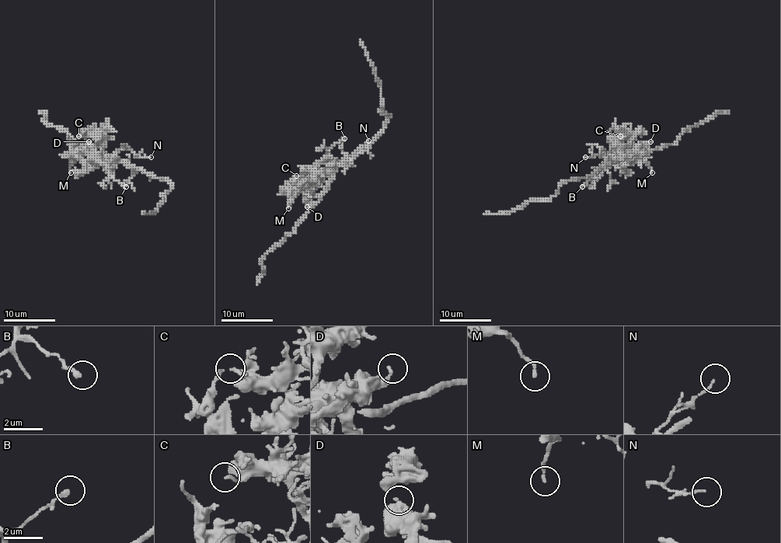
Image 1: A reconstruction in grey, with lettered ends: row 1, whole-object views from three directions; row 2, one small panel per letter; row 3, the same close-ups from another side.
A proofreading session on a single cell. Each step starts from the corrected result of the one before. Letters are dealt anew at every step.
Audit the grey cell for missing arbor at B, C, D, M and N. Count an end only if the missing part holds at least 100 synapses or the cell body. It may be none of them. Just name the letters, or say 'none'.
none

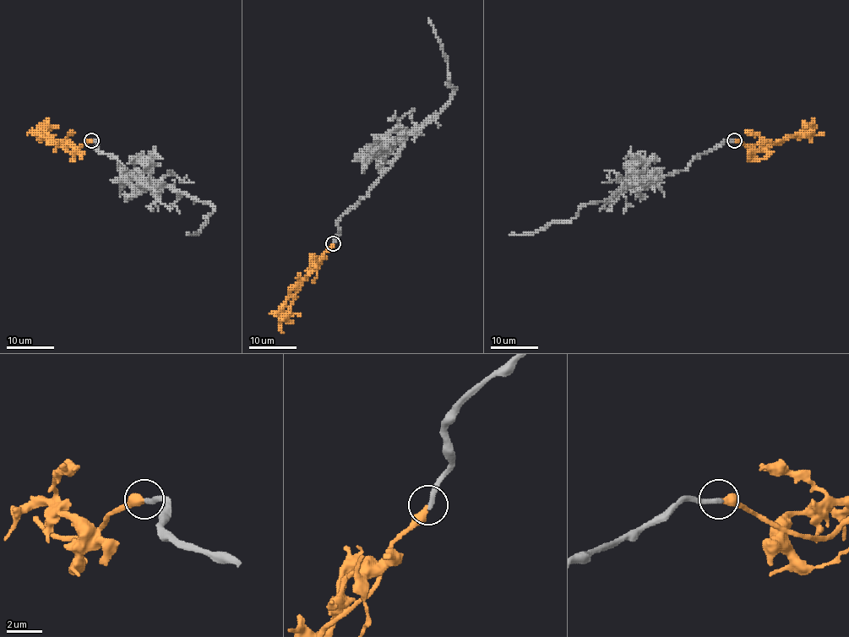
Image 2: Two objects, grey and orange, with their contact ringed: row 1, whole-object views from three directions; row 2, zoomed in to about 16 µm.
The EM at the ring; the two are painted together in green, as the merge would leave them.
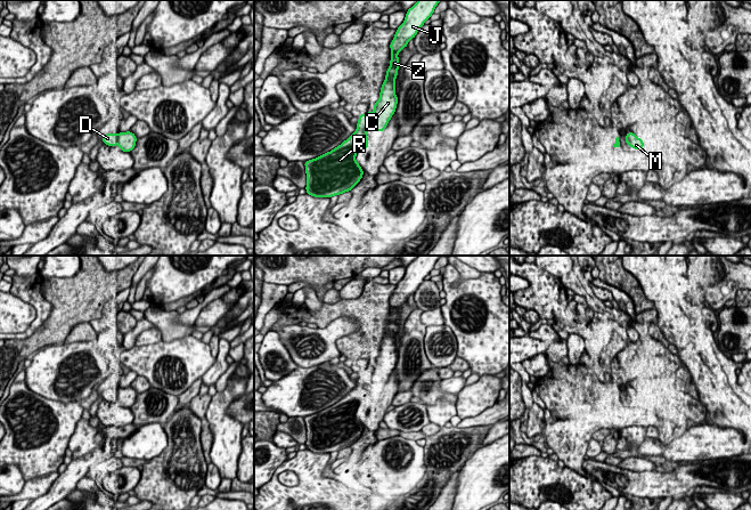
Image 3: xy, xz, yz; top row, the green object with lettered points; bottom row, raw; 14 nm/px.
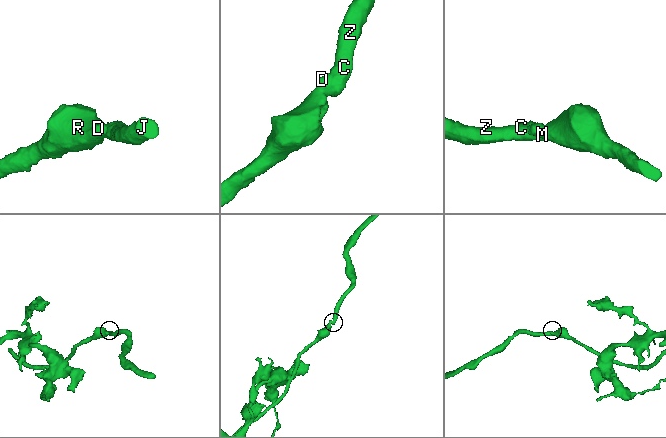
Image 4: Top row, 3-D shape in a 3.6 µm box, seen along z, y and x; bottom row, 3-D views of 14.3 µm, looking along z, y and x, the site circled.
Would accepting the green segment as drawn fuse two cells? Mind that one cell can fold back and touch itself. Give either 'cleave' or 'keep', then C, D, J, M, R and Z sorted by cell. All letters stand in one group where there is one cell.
keep; C D J M R Z

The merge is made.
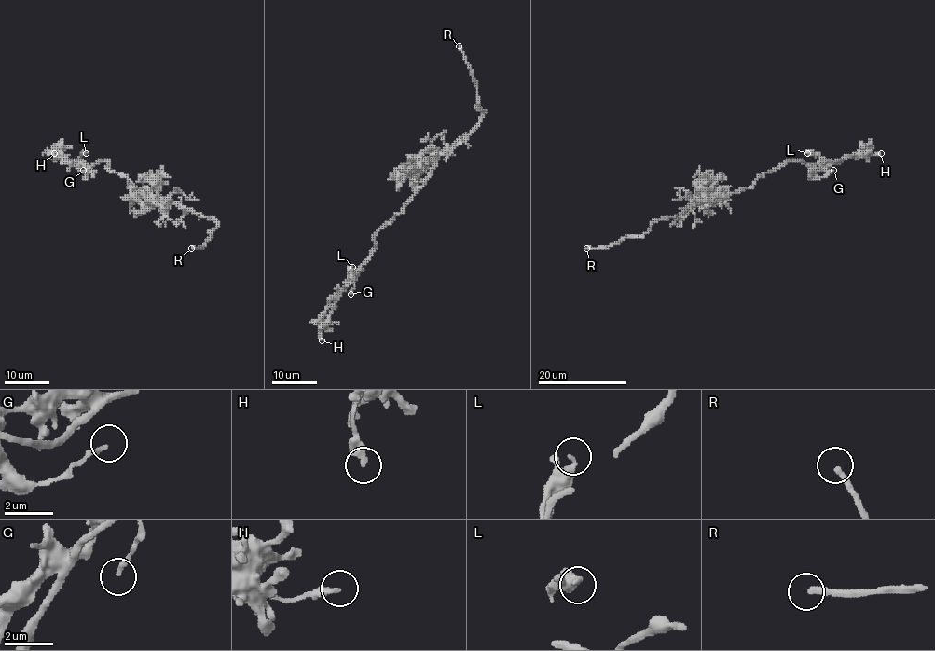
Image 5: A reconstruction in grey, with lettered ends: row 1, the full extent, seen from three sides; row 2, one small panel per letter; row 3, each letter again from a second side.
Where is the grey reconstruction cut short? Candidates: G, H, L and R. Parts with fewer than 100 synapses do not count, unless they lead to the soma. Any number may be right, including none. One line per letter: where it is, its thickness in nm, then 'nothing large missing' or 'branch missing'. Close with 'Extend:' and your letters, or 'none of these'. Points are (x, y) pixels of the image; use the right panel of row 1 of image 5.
G: place (833, 170); calibre 180 nm; nothing large missing
H: place (881, 153); calibre 320 nm; nothing large missing
L: place (807, 153); calibre 220 nm; nothing large missing
R: place (586, 248); calibre 260 nm; branch missing
Extend: R

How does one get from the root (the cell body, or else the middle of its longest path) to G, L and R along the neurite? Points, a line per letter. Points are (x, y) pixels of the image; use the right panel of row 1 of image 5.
G: (731, 193), (749, 187), (762, 175), (787, 161), (803, 161), (819, 176), (825, 176), (833, 170)
L: (731, 193), (749, 187), (762, 175), (787, 161), (803, 161), (814, 167), (822, 159), (818, 156), (807, 153)
R: (731, 193), (696, 200), (673, 216), (656, 219), (642, 236), (623, 237), (606, 247), (586, 248)

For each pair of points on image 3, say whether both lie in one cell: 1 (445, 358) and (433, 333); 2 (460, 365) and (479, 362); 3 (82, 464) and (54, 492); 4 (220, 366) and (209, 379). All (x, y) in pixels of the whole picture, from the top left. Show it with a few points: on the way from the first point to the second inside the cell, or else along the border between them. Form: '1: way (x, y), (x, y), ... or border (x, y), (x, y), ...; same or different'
1: way (440, 353), (438, 340); same
2: border (457, 356), (462, 357), (470, 367); different
3: way (75, 471), (60, 486); same
4: way (217, 370), (211, 375); same

